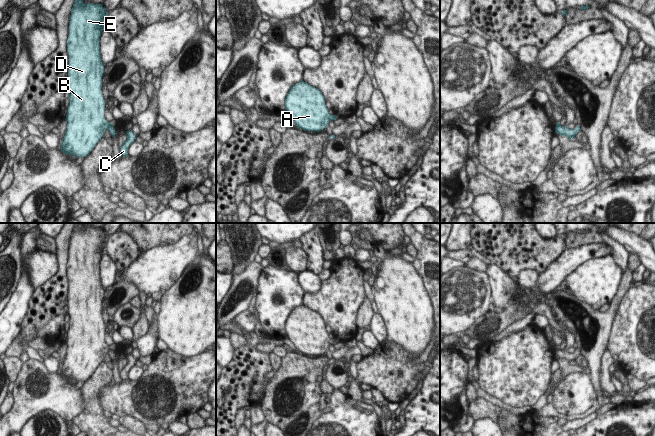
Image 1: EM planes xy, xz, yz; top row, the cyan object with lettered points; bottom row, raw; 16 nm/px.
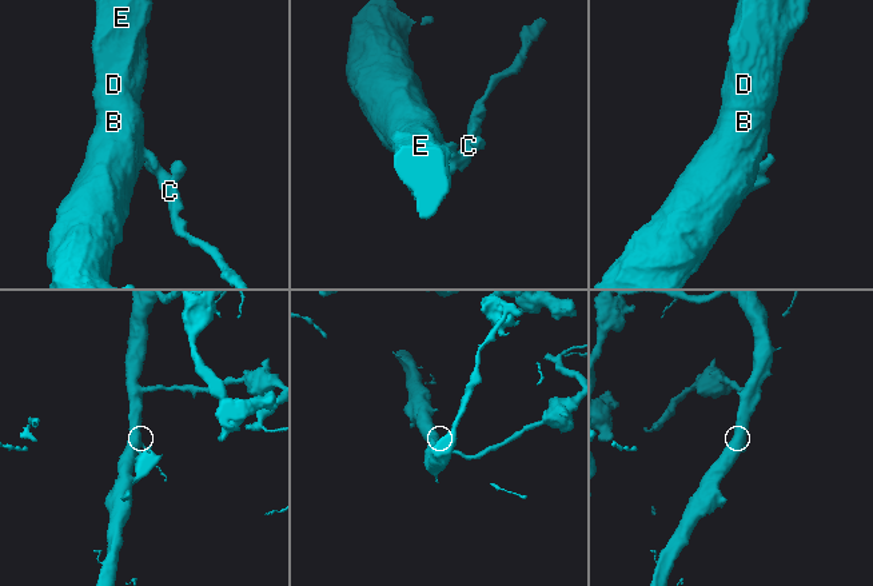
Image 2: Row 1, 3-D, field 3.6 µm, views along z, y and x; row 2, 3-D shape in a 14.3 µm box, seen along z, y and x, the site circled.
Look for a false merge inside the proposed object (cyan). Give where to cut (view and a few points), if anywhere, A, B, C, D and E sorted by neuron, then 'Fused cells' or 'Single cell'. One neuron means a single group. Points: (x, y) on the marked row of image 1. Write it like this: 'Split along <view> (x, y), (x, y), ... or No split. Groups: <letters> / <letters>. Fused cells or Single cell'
Split along xy (111, 124), (107, 128). Groups: A B D E / C. Fused cells

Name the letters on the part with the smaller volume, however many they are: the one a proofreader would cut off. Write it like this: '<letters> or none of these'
C

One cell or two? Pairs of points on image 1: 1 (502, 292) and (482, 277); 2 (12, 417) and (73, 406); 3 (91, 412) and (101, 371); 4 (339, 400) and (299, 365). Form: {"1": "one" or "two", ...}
{"1": "two", "2": "one", "3": "one", "4": "two"}

